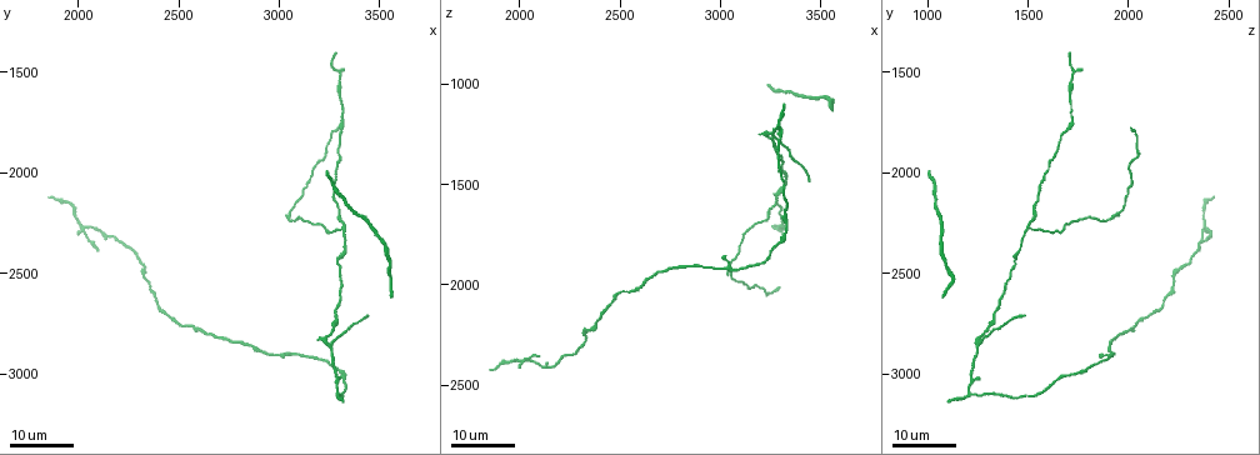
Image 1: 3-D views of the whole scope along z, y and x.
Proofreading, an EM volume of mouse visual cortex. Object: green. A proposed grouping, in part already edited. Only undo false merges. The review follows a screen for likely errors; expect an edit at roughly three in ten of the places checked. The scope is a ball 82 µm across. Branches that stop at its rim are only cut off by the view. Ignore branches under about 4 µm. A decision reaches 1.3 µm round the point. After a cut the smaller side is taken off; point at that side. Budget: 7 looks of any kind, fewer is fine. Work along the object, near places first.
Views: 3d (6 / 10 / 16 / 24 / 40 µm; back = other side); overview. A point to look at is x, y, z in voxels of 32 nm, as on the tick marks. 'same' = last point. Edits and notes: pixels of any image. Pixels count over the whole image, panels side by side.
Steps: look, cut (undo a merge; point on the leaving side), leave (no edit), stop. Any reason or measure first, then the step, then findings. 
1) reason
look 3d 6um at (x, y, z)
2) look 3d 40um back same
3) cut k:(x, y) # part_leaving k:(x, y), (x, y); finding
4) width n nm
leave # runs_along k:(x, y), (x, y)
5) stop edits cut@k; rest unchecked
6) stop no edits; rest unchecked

arms part here
look 3d 24um at (3260, 2850, 1240)

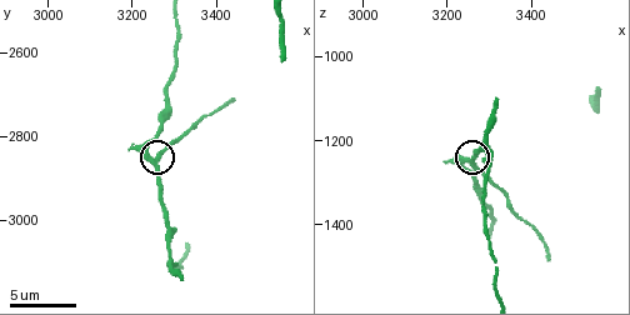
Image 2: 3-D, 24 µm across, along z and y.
look 3d 10um at (3260, 2850, 1250)

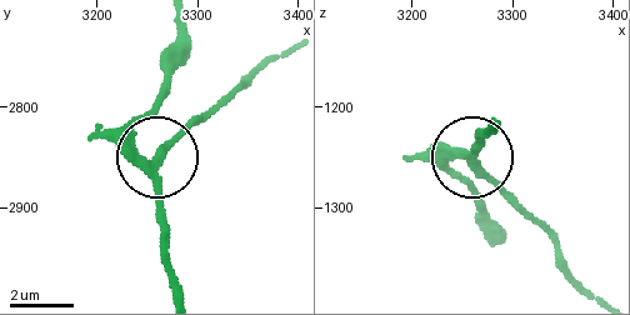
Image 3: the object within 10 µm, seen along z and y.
side_arm 11 um
cut 3:(185, 129) # part_leaving 3:(159, 160), (240, 83), (288, 55); a second neuron is stuck on

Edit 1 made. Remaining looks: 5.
redraw
look overview

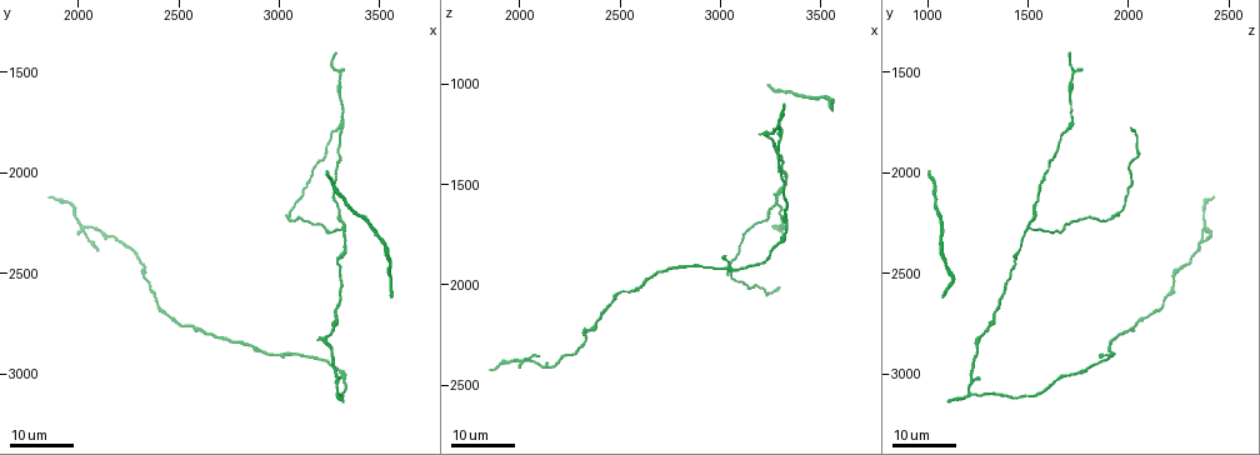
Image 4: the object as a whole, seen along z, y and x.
sudden change in width
look 3d 24um at (3280, 3070, 1200)

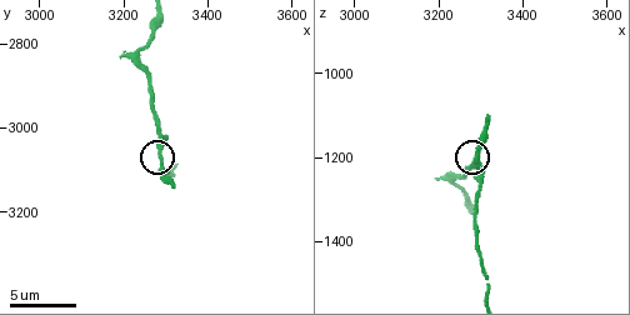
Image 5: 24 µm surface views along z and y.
look 3d 6um same

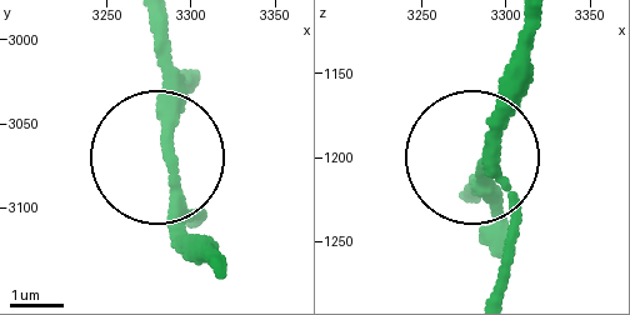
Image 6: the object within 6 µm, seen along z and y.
arms 3
leave # all the same neuron

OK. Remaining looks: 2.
three-way junction
look 3d 16um at (3310, 2280, 1520)

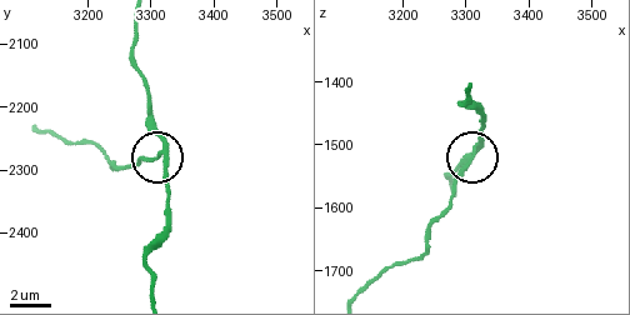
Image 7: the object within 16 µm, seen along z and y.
look 3d 10um at (3315, 2275, 1510)

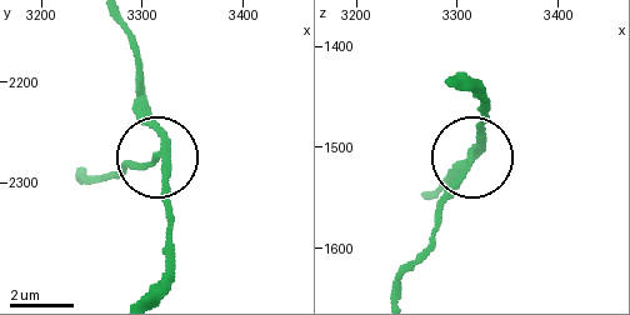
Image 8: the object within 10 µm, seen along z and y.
width 170 nm
leave # runs_along 8:(144, 291), (168, 259), (168, 178), (144, 105), (144, 68); one neuron here

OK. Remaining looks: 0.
stop edits cut@3; rest unchecked

